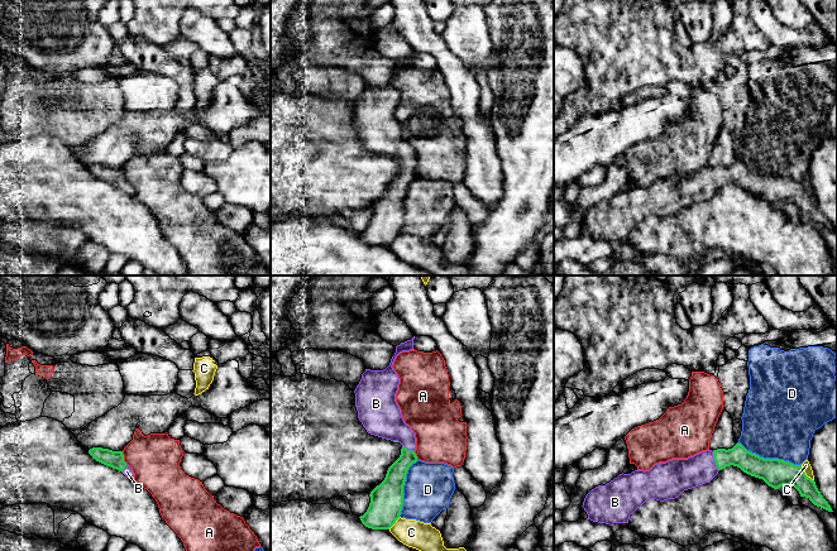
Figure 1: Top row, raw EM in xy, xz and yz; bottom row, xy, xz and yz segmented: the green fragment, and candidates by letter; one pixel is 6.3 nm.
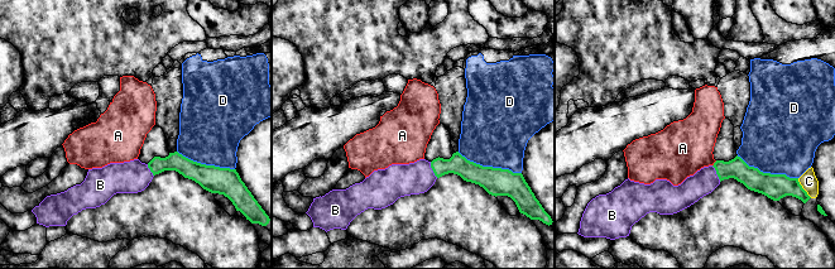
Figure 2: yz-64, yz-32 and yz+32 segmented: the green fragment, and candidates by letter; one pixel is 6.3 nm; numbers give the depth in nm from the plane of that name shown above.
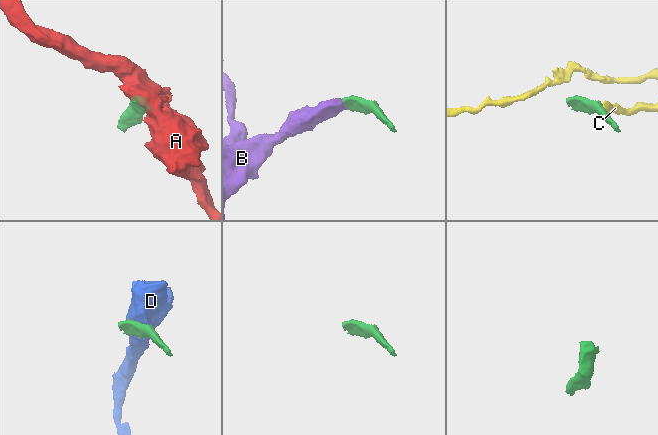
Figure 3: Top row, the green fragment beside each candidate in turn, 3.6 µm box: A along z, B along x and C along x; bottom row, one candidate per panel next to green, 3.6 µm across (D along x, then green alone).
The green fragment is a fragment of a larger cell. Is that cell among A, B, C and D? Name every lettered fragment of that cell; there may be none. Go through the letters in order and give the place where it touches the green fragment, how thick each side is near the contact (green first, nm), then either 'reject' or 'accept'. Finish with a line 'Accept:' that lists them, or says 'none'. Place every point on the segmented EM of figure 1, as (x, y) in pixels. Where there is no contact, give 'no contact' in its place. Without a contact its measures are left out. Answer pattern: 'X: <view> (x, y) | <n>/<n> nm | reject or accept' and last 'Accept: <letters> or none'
A: xy (123, 458) | 110/320 nm | reject
B: yz (714, 460) | 140/200 nm | accept
C: yz (804, 474) | 180/60 nm | reject
D: yz (769, 459) | 180/460 nm | reject
Accept: B

